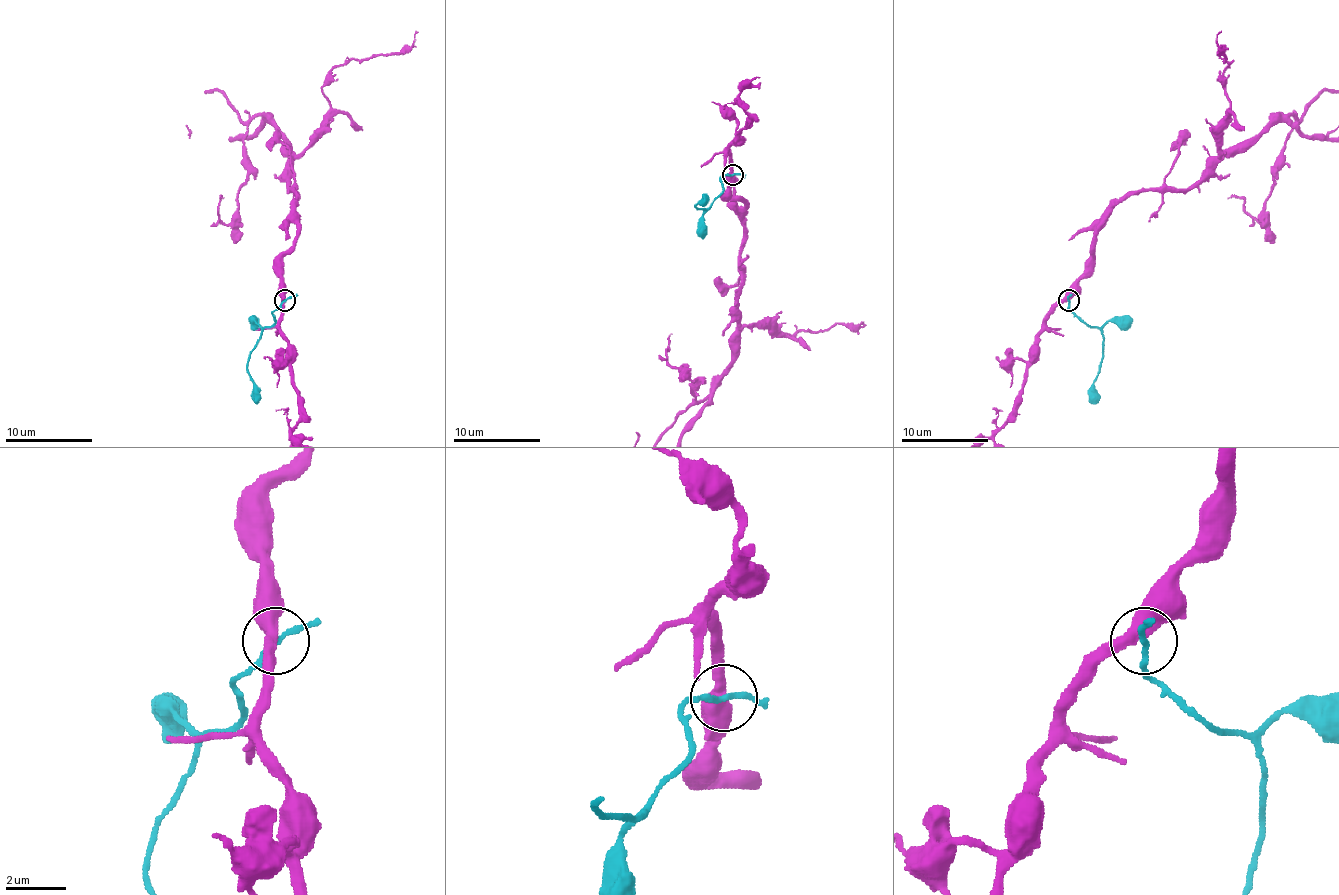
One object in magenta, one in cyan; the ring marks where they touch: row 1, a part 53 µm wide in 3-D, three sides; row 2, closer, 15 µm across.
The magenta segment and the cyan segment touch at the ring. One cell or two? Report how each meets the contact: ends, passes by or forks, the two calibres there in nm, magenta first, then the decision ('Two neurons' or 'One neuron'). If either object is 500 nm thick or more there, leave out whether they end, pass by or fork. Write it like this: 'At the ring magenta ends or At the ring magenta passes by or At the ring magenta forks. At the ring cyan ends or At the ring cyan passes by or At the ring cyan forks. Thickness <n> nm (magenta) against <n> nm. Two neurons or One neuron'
At the ring magenta passes by. At the ring cyan passes by. Thickness 440 nm (magenta) against 170 nm. Two neurons

